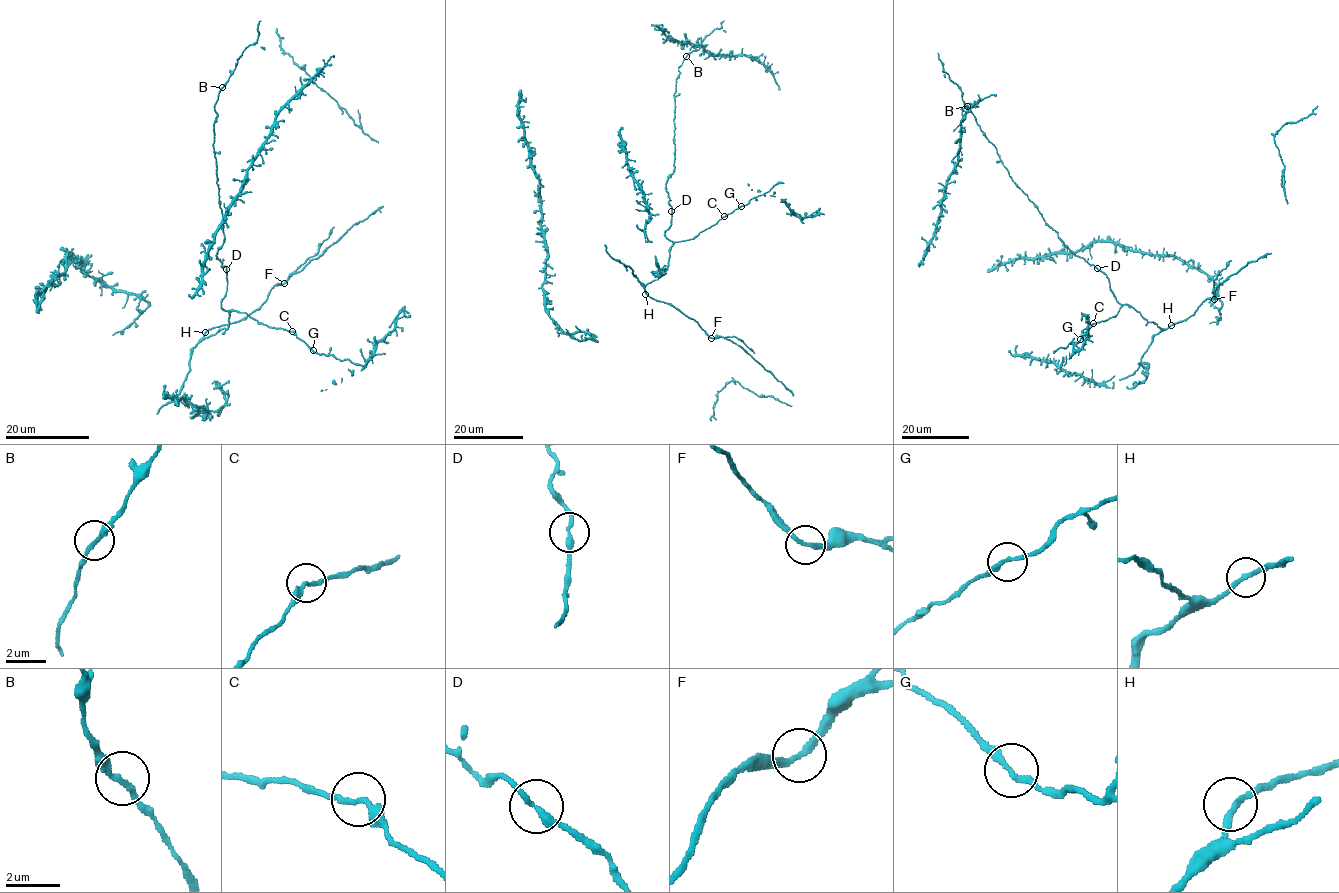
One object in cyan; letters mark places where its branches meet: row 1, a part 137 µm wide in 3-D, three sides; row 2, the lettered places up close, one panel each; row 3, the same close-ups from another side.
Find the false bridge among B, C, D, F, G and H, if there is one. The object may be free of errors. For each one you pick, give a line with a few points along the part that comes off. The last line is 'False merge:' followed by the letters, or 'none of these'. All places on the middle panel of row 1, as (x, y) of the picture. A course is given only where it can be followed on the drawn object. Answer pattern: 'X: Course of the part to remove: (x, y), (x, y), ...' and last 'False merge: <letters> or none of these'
False merge: F

